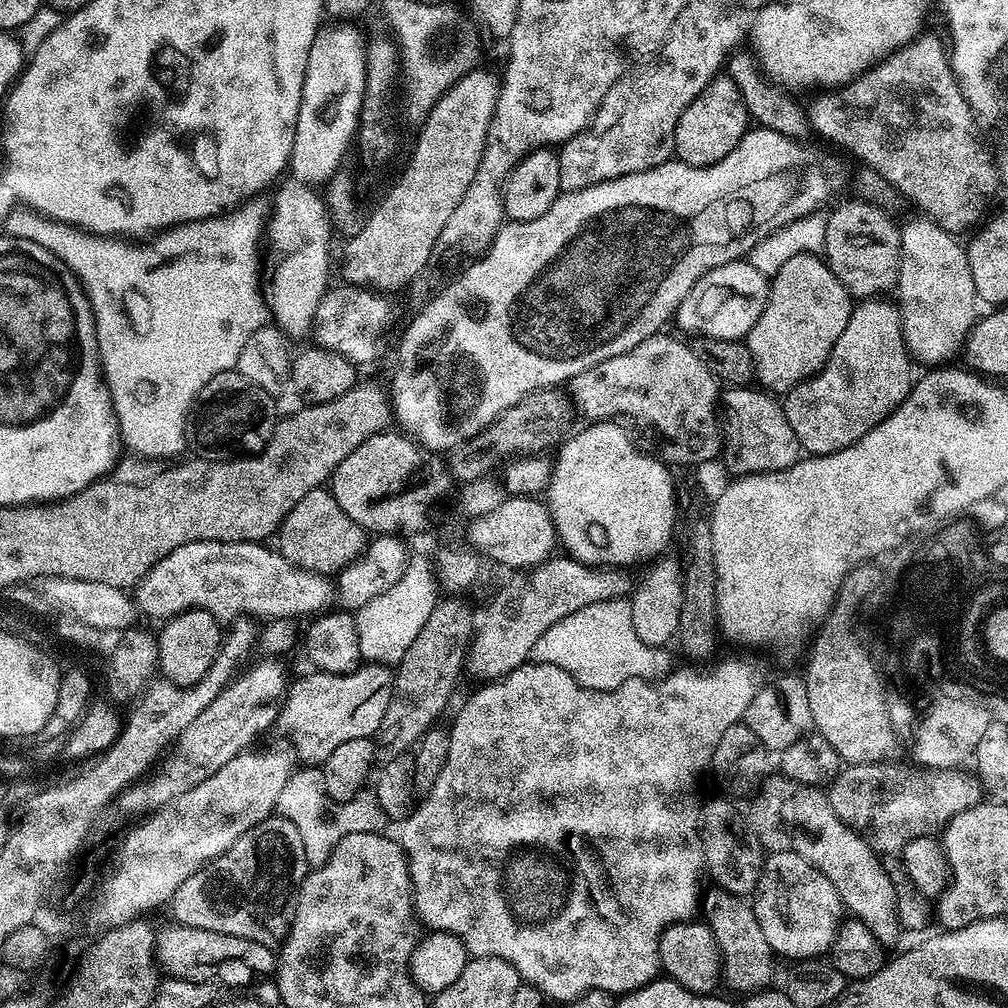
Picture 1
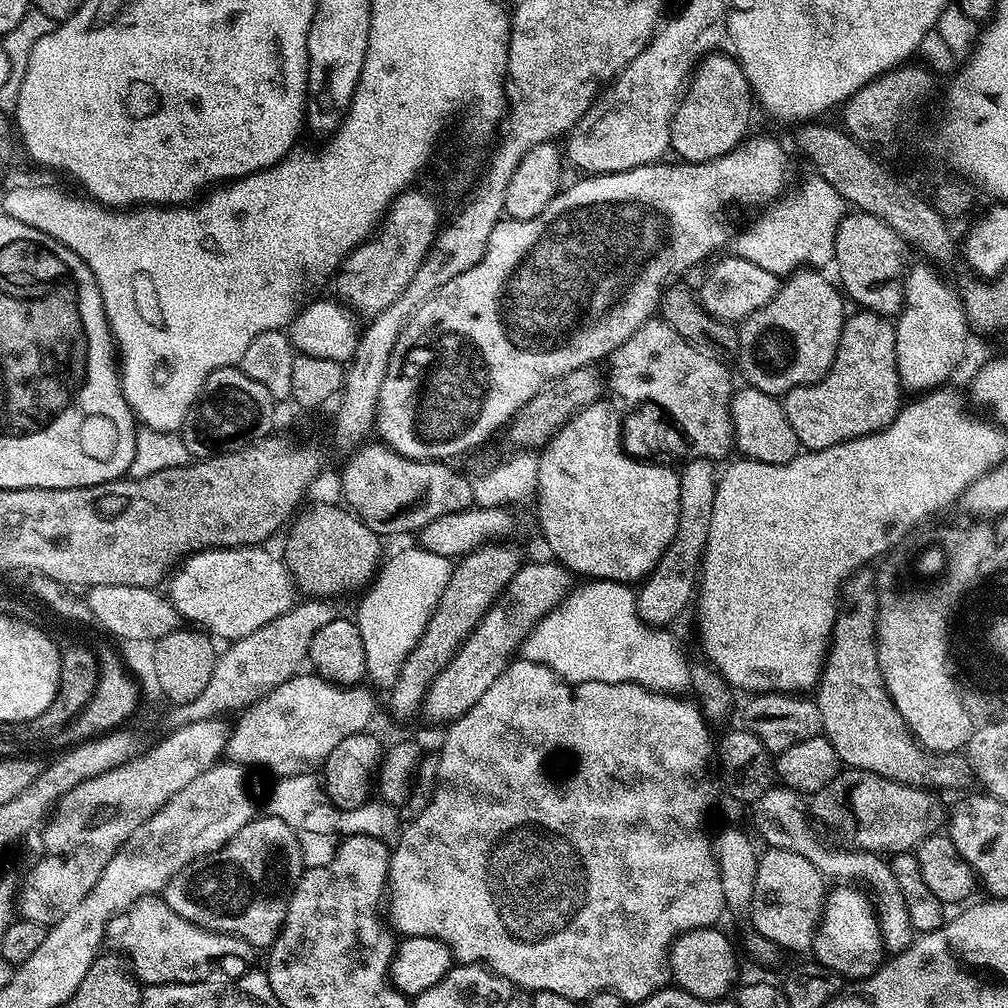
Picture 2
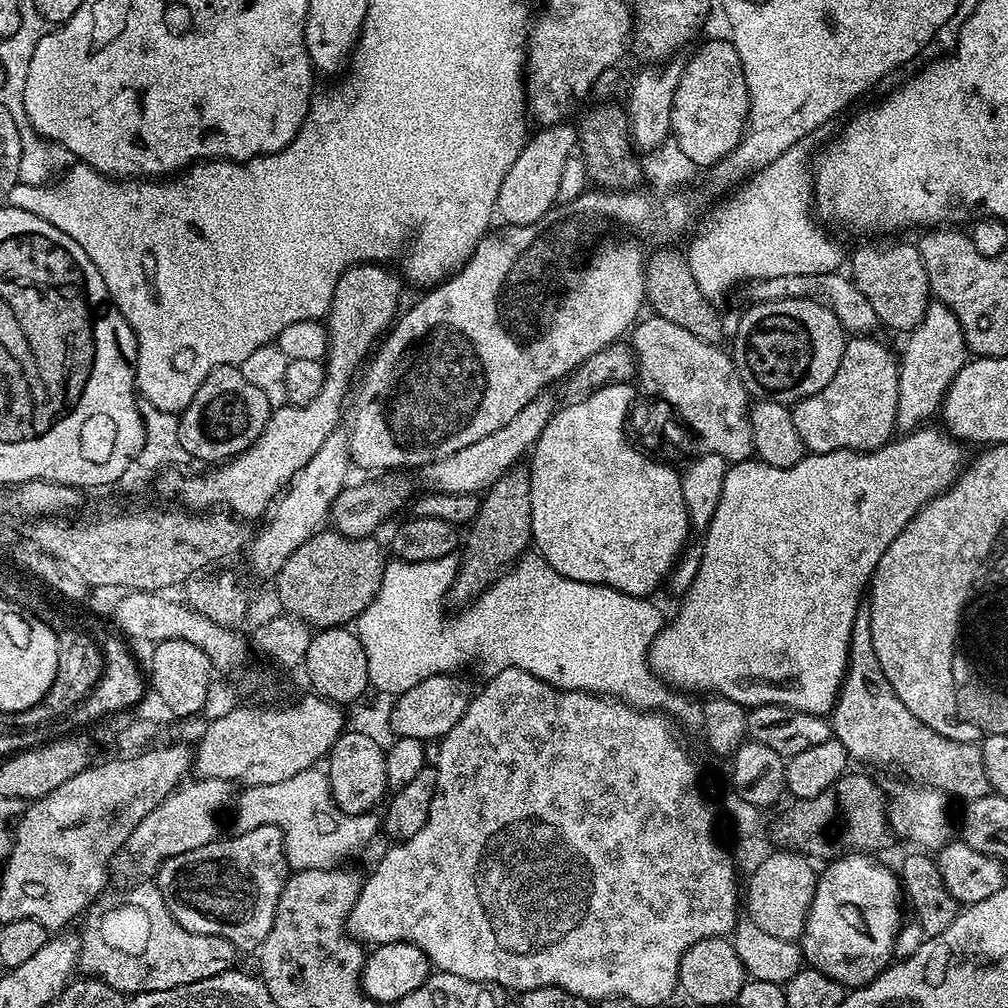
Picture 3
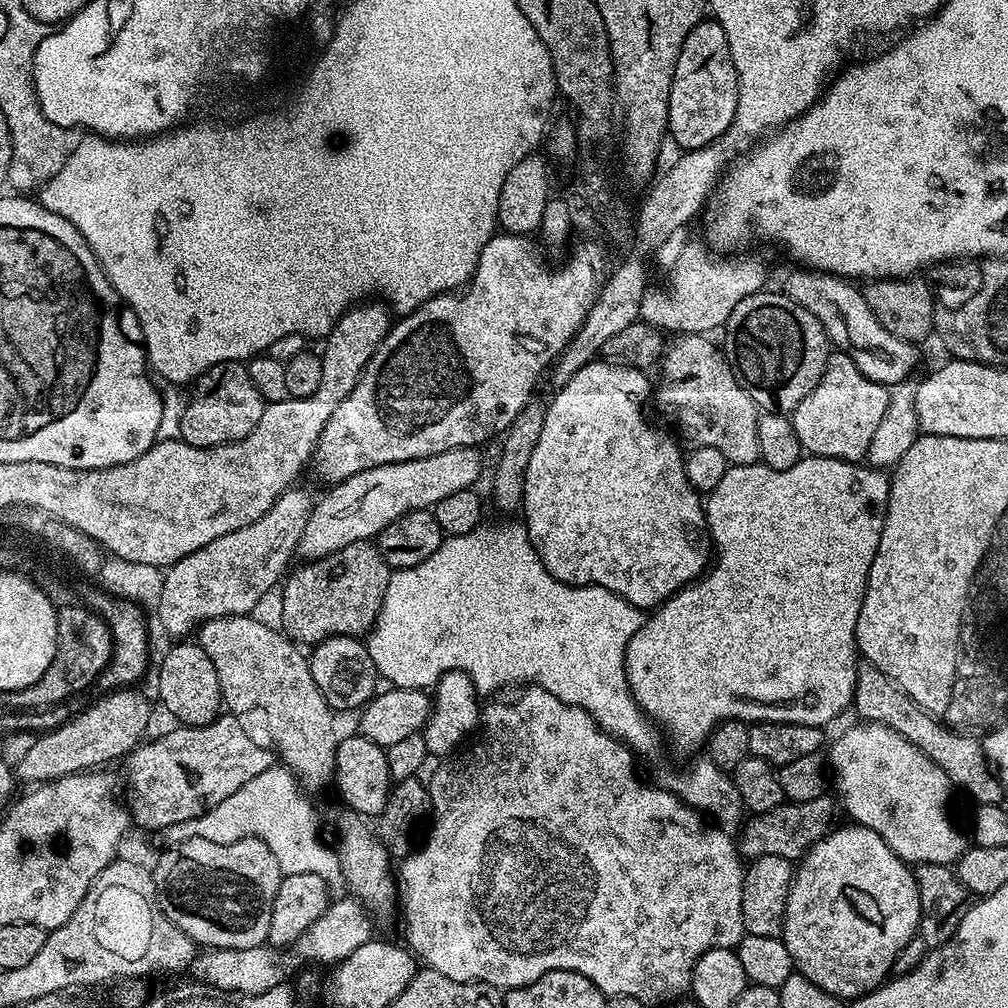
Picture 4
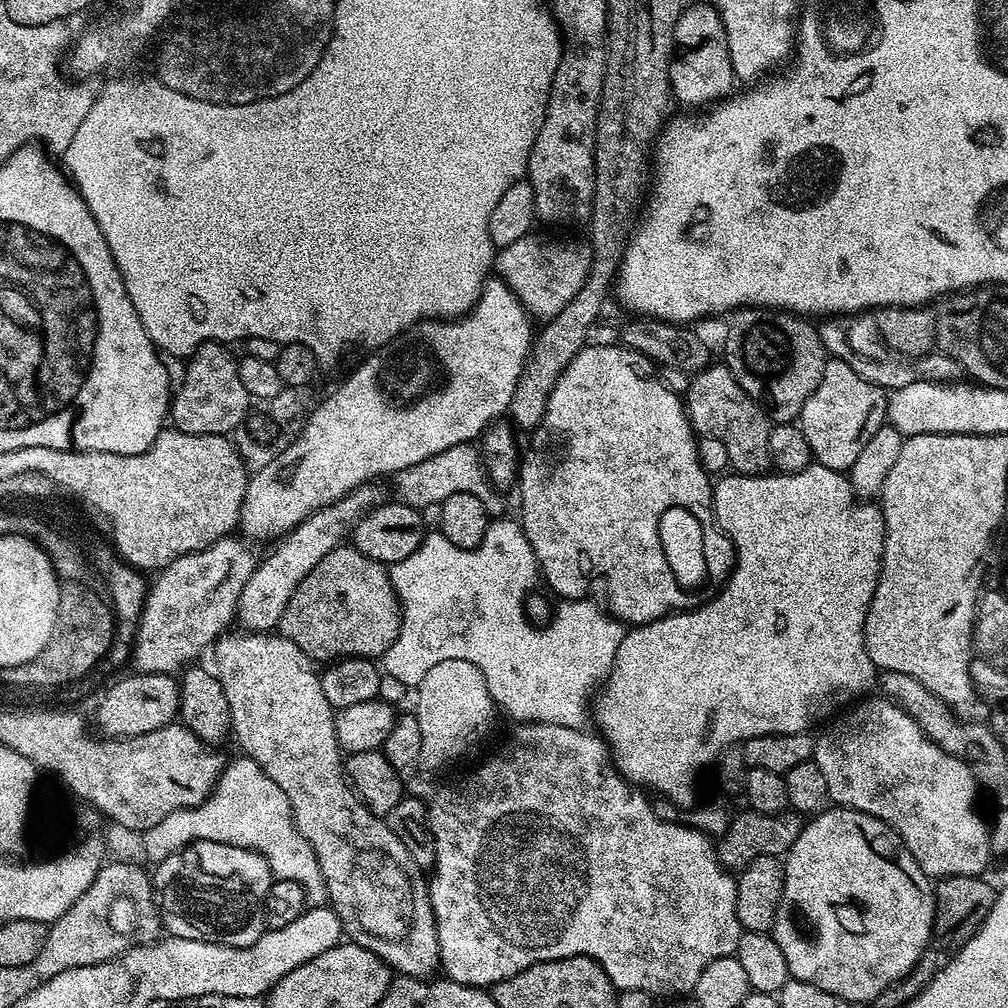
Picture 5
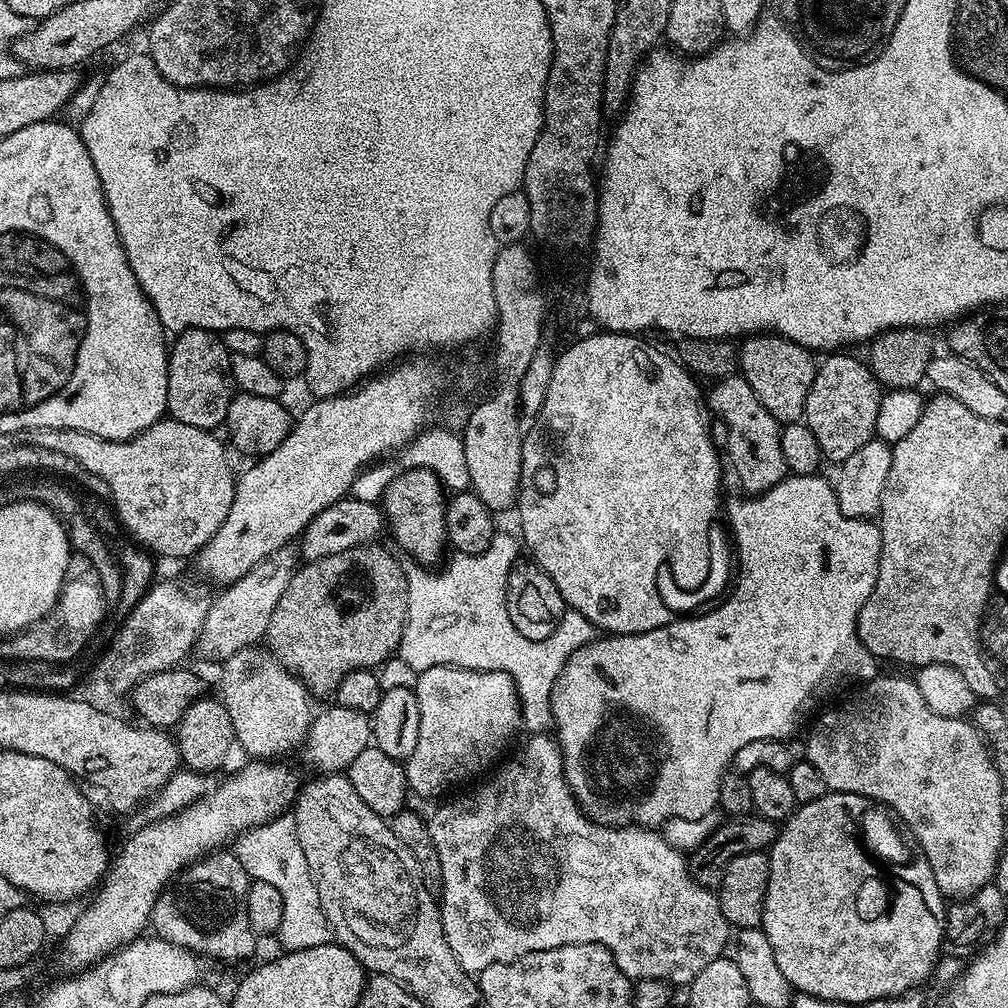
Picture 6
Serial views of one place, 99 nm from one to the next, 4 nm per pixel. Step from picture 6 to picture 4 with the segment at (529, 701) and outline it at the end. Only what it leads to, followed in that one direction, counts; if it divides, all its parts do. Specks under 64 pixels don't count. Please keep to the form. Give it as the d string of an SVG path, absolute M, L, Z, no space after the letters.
M516 522L516 524L492 524L489 526L489 528L487 528L487 526L475 528L475 530L473 530L473 532L470 534L448 536L442 542L442 546L438 546L438 550L434 550L434 554L430 554L430 558L426 558L426 562L418 562L418 566L395 569L395 571L393 571L388 577L388 585L384 591L384 604L380 608L380 616L378 619L376 619L376 626L372 629L370 635L367 637L366 643L368 645L368 649L370 650L370 658L374 658L374 666L376 668L377 675L381 679L386 678L388 680L387 683L393 687L428 690L435 686L447 672L465 672L465 674L470 678L470 682L474 682L476 691L481 697L488 695L488 697L491 697L493 694L496 694L491 694L491 692L496 692L499 690L499 688L506 687L507 684L516 683L520 684L519 686L535 686L537 688L541 688L542 690L546 690L550 694L554 694L554 698L558 698L570 706L586 710L586 714L590 714L596 719L596 725L598 725L598 727L604 732L607 732L608 720L616 720L616 716L620 716L620 712L624 712L624 708L620 708L620 704L628 704L628 712L636 712L636 716L641 716L641 714L644 713L643 710L640 709L640 703L638 703L638 701L632 696L632 691L628 685L628 675L624 669L624 655L626 654L626 646L630 642L630 638L636 633L637 630L641 628L641 626L643 626L645 619L645 613L641 611L641 609L634 607L630 602L626 602L618 594L614 594L602 586L598 586L597 584L567 584L558 578L554 578L550 574L550 570L546 570L546 566L542 563L542 561L540 561L540 555L534 550L534 546L528 537L528 530L524 527L523 523Z

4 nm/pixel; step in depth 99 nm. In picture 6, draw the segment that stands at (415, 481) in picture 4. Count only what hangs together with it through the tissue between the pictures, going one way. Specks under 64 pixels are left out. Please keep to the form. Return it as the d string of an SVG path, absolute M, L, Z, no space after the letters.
M285 546L274 550L274 554L242 574L242 578L227 585L221 591L224 593L217 600L215 597L208 605L206 622L200 631L198 652L208 660L223 662L238 654L238 650L259 645L267 637L270 614L274 614L278 600L282 598L282 594L286 594L286 586L290 586L297 567L297 549Z

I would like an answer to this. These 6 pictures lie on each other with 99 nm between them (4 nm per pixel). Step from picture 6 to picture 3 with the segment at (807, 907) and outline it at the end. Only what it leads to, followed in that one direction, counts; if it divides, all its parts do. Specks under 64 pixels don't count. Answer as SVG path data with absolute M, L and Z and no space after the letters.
M849 852L831 861L825 867L828 869L819 873L812 904L804 922L803 959L822 974L843 984L848 990L868 984L888 967L893 959L894 938L902 923L902 889L897 873L893 869L891 872L886 865L871 860L872 858L863 852Z

